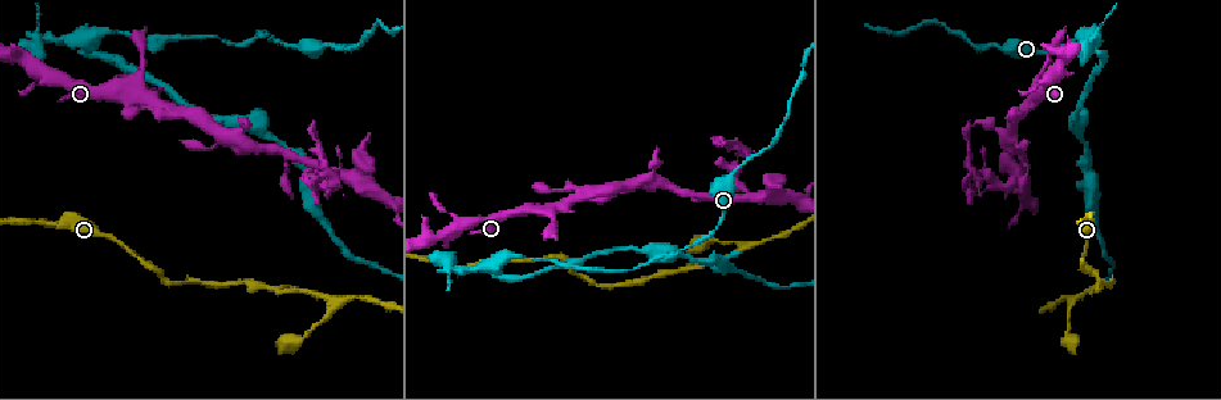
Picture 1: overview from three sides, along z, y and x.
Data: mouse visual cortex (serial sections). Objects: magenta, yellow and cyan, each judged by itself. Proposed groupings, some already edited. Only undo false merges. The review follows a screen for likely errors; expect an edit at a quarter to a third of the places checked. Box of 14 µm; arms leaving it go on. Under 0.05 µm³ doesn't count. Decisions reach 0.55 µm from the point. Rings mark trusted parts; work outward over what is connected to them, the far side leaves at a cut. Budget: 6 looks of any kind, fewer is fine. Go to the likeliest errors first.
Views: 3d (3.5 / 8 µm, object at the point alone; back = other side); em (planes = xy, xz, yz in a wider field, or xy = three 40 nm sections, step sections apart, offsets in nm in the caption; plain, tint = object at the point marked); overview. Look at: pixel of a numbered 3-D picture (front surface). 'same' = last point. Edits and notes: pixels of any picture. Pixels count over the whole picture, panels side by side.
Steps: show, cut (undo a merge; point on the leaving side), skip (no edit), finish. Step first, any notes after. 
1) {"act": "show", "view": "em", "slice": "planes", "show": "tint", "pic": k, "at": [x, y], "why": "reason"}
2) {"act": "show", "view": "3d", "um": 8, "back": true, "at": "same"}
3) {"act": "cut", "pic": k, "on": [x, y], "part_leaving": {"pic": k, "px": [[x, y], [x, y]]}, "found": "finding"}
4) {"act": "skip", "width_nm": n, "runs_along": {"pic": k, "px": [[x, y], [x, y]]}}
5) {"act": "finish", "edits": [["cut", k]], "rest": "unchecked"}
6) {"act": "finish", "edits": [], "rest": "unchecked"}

{"act": "show", "view": "3d", "um": 8, "pic": 1, "at": [1075, 298], "why": "three arms meet"}

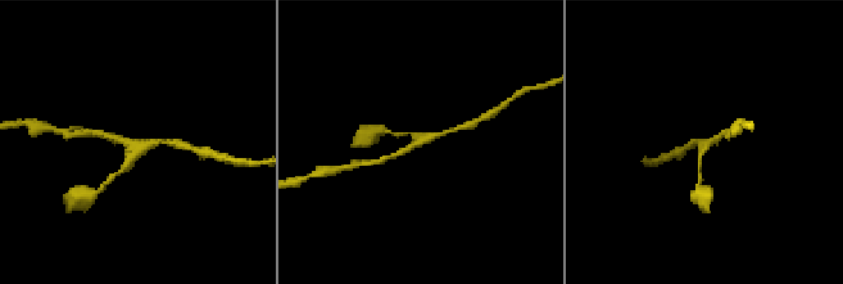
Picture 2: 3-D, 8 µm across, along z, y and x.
{"act": "show", "view": "em", "slice": "xy", "step": 3, "show": "tint", "pic": 2, "at": [127, 144], "arms": 3, "arm_widths_nm": [150, 150, 250]}

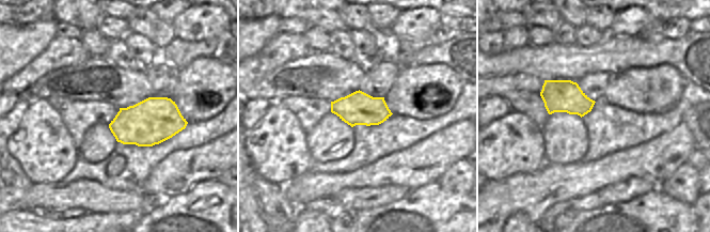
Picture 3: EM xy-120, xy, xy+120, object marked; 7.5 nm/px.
{"act": "skip", "runs_along": {"pic": 2, "px": [[94, 134], [131, 149], [121, 170]]}, "found": "all the same cell"}

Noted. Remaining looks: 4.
{"act": "show", "view": "3d", "um": 3.5, "back": true, "pic": 1, "at": [679, 249]}

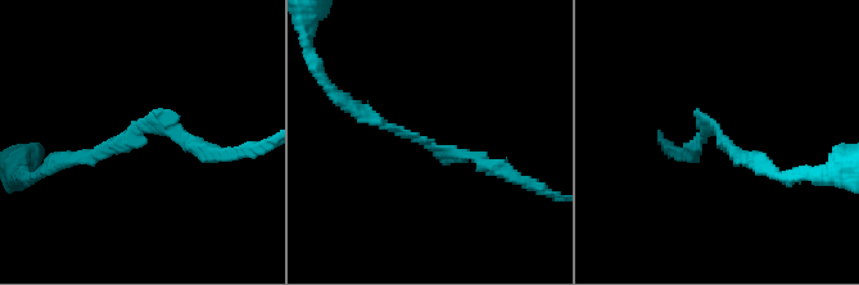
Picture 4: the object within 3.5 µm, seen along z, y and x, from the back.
{"act": "show", "view": "em", "slice": "xy", "step": 2, "show": "tint", "pic": 4, "at": [715, 133], "arm_widths_nm": [150, 200], "why": "need the tissue"}

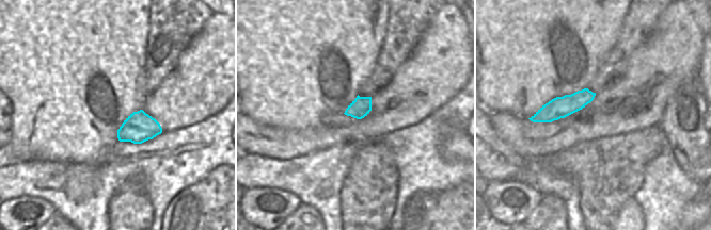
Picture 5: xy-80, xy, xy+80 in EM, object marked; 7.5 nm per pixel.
{"act": "skip", "found": "one cell here"}

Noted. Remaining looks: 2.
{"act": "show", "view": "3d", "um": 8, "pic": 1, "at": [84, 42], "why": "branch point"}

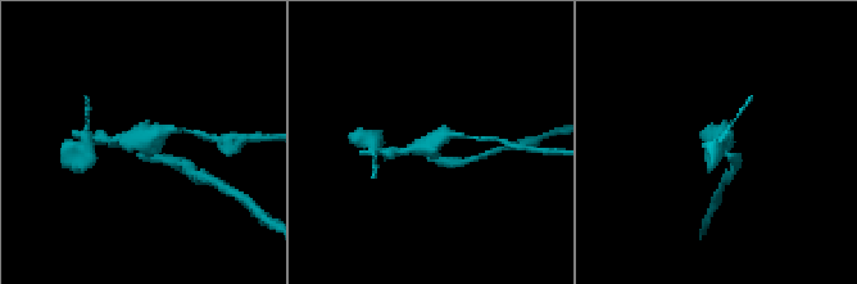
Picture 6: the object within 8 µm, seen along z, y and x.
{"act": "show", "view": "em", "slice": "xy", "step": 5, "show": "tint", "pic": 6, "at": [145, 141], "why": "now the EM"}

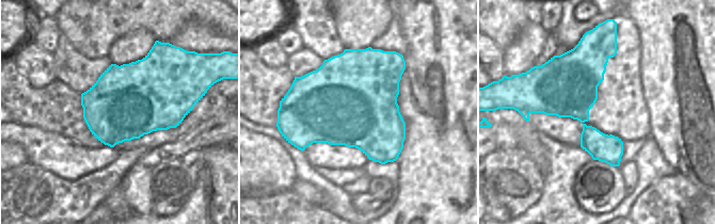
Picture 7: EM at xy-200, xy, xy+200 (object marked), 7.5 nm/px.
{"act": "cut", "pic": 6, "on": [169, 159], "found": "a second cell is stuck on"}

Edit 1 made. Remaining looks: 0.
{"act": "finish", "edits": [["cut", 6]], "rest": "unchecked"}

